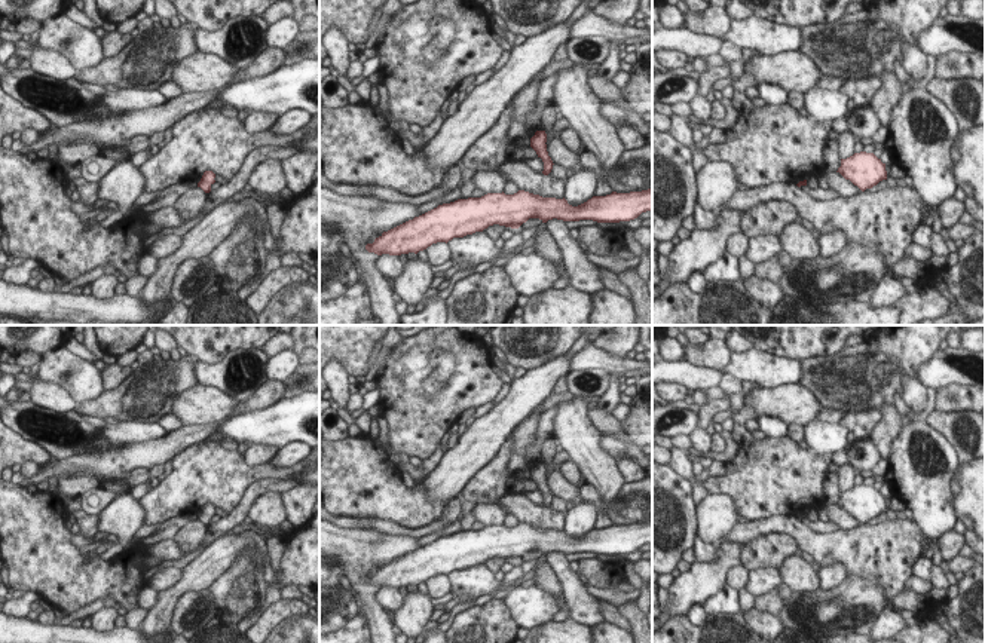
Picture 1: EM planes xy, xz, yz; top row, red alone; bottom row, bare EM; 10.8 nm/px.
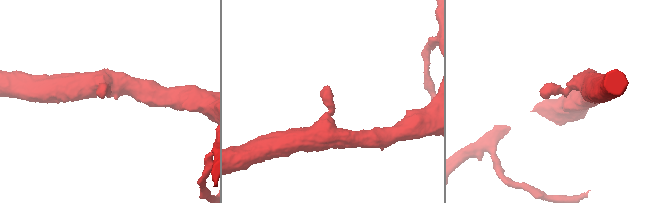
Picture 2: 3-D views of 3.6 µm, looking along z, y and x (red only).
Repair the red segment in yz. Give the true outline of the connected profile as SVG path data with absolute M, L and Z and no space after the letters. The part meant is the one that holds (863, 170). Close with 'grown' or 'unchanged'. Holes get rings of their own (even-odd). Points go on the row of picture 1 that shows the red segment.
M854 153L847 159L841 159L838 171L845 180L850 180L862 192L872 189L880 181L887 180L885 163L874 153Z; unchanged

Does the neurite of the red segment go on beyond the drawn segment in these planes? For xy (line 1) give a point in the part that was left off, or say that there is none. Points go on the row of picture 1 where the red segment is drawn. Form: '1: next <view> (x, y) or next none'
1: next none

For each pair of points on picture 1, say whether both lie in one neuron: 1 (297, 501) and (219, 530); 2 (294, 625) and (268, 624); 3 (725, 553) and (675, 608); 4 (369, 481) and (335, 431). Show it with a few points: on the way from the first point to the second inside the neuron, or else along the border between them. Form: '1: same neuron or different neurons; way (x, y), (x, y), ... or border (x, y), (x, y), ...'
1: different neurons; border (297, 483), (280, 493)
2: different neurons; border (303, 615), (290, 615), (274, 627)
3: same neuron; way (718, 566), (688, 594)
4: different neurons; border (348, 437), (335, 441)

